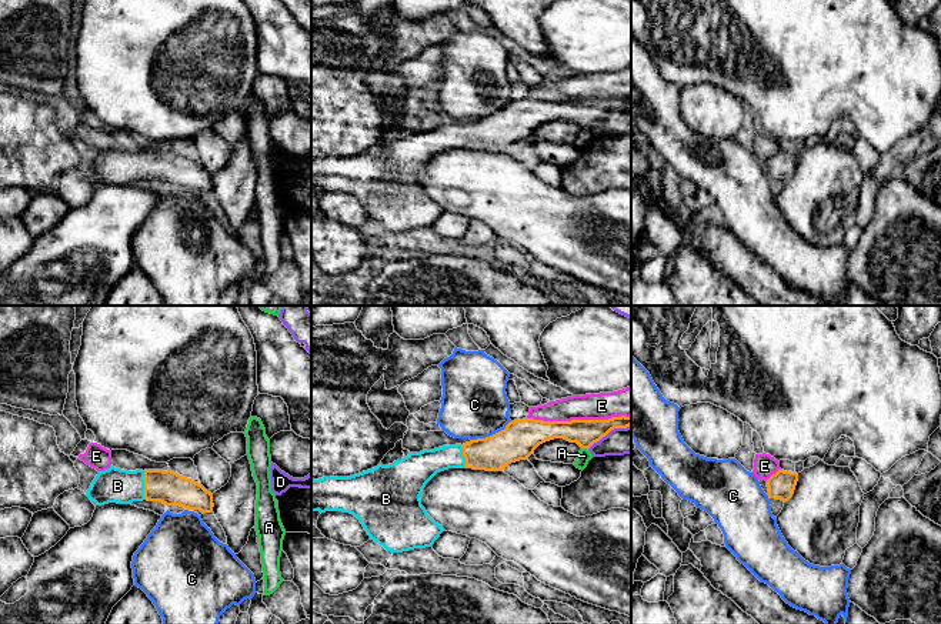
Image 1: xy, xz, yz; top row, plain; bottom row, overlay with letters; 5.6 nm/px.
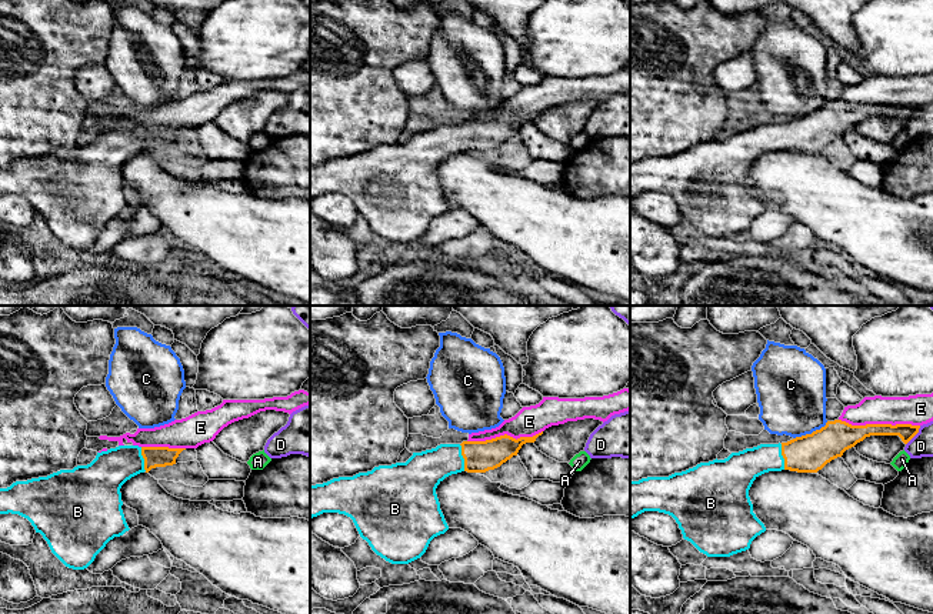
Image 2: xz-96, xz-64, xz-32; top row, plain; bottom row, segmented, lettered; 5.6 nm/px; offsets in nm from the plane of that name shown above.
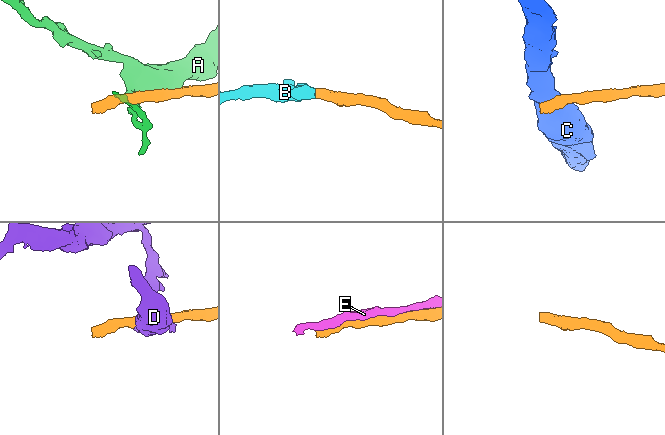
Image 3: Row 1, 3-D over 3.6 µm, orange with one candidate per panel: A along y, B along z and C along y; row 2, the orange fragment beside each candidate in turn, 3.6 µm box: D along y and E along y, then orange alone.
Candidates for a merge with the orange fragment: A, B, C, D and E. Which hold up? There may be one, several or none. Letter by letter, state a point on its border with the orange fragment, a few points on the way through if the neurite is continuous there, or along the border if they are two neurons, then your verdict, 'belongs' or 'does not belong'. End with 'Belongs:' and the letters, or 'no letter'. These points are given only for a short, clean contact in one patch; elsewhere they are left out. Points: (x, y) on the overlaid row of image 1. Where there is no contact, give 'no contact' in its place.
A: meets orange in xz at (584, 447); does not belong
B: meets orange in xy at (144, 486); runs through xy (167, 487), (144, 486), (117, 486); belongs
C: meets orange in xz at (493, 434); border along xz (510, 420), (503, 429), (471, 440); does not belong
D: meets orange in xz at (609, 431); border along xz (630, 424), (621, 429), (611, 429), (587, 449); does not belong
E: meets orange in xz at (579, 420); does not belong
Belongs: B

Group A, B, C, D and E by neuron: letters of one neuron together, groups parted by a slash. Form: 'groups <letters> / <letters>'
groups A / B / C / D / E

